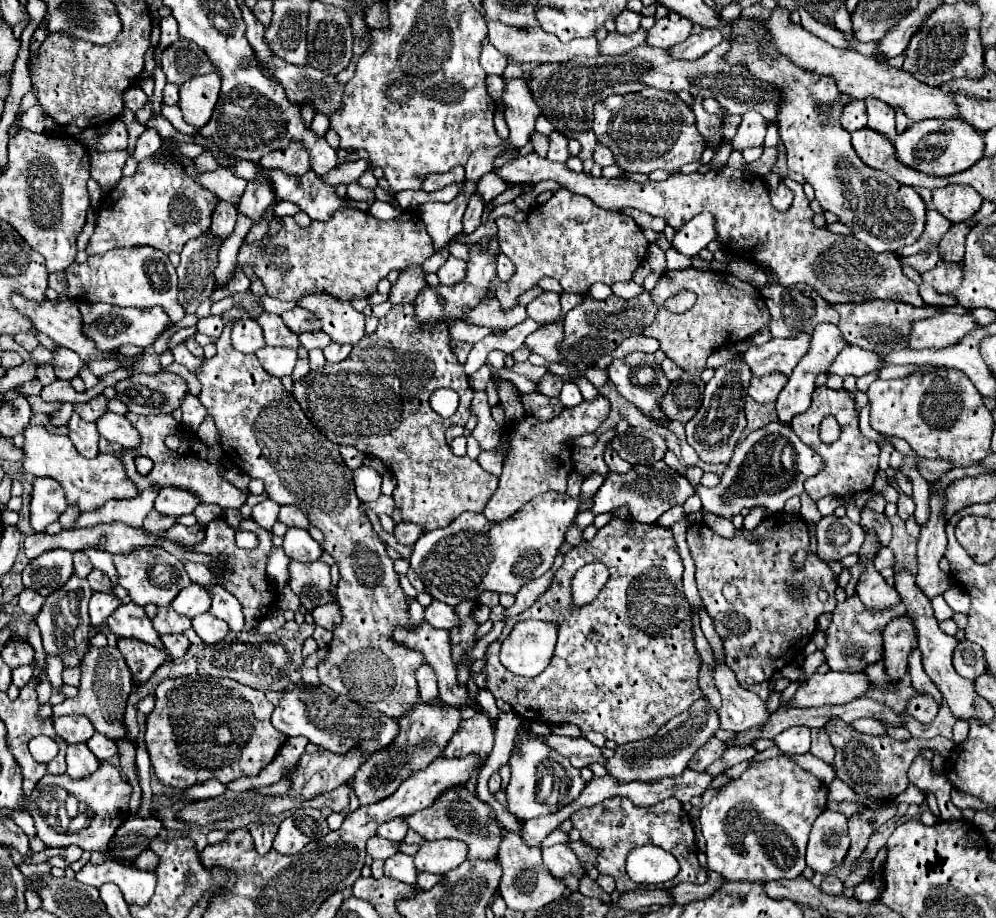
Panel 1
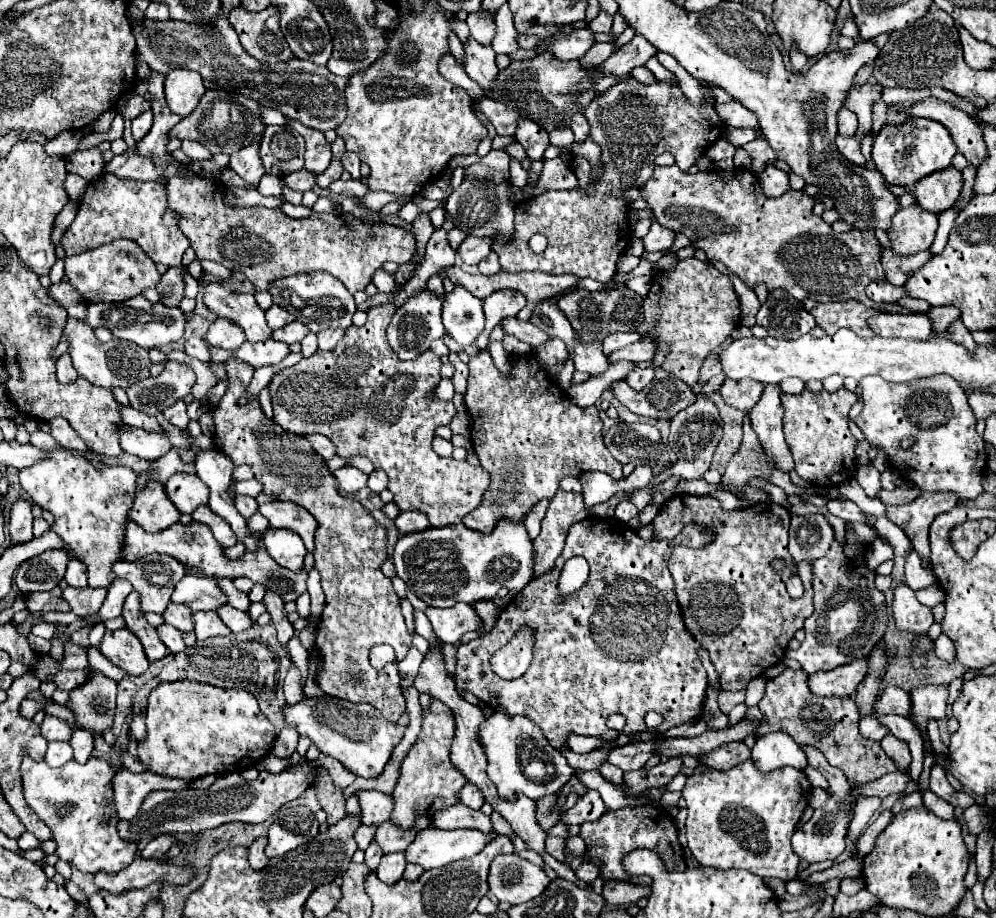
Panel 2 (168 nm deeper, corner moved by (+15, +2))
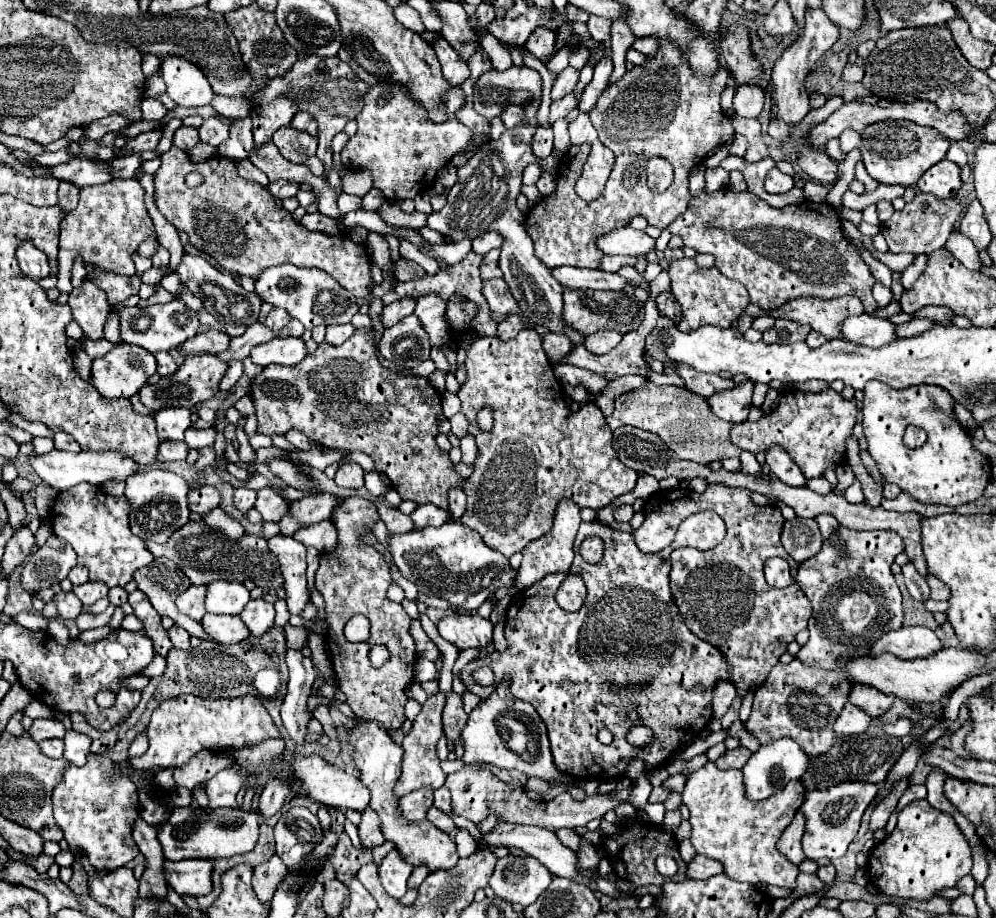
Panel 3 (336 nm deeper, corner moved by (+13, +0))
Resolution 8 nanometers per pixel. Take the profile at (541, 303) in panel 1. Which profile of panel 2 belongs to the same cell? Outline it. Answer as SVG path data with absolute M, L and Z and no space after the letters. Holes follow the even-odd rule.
M493 291L483 303L485 303L487 321L485 321L483 332L474 342L474 345L480 350L487 347L493 327L505 317L515 317L525 307L527 299L525 295L517 291Z

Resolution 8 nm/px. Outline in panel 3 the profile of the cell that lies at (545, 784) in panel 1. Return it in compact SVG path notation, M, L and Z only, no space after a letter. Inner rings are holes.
M503 685L497 687L487 701L481 701L479 707L469 715L461 739L465 763L491 763L499 769L517 769L527 775L527 779L537 777L547 783L563 775L553 763L549 737L541 717L529 703L513 699L509 689L503 689Z

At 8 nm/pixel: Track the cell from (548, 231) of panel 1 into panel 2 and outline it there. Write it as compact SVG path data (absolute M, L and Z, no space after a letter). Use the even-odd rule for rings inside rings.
M625 79L607 93L593 99L593 103L585 109L585 117L591 125L591 137L601 145L603 149L603 175L595 183L590 183L591 164L584 158L573 156L571 169L578 179L578 186L574 190L551 190L542 193L527 201L515 205L515 233L511 241L501 241L495 237L493 251L499 255L501 269L509 273L517 271L545 271L545 273L571 273L577 277L591 277L597 281L611 281L617 271L617 259L625 251L631 229L627 223L627 201L623 201L623 191L629 187L641 189L645 181L651 177L651 169L655 167L655 157L669 151L675 157L675 165L683 171L687 171L695 161L707 151L705 147L713 145L717 139L721 139L725 125L717 117L715 111L715 95L709 89L709 85L701 85L705 93L703 103L691 103L685 93L667 81L655 81L651 85L643 85L637 79ZM535 233L541 233L547 237L547 247L543 253L533 253L527 245L527 239L531 239Z

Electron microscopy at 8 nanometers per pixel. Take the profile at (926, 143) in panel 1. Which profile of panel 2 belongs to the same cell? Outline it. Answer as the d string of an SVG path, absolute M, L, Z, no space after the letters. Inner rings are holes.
M917 119L909 121L909 125L883 125L875 135L871 157L885 183L913 185L929 173L949 167L955 153L957 147L953 145L949 131L941 123L931 119Z

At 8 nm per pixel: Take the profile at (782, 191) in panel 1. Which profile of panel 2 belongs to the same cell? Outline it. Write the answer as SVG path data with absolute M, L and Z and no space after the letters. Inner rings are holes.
M767 163L765 171L759 175L759 183L767 197L781 197L789 189L789 175L773 163Z

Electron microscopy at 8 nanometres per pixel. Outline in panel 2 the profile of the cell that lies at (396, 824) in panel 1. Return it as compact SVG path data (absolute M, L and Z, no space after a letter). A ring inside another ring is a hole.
M355 791L355 795L359 799L365 825L379 825L381 821L389 819L393 811L391 795L385 795L379 791Z

